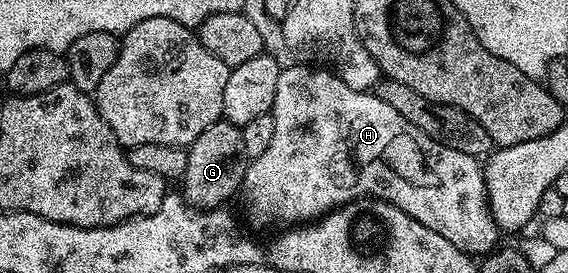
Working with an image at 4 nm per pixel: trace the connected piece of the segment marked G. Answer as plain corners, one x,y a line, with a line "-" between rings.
220,118
216,124
209,126
209,130
201,134
201,138
189,145
189,166
185,166
185,174
181,181
181,195
187,203
204,210
217,208
226,205
227,199
235,191
240,191
248,165
245,159
245,142
241,142
242,133
240,125
230,124
229,121

